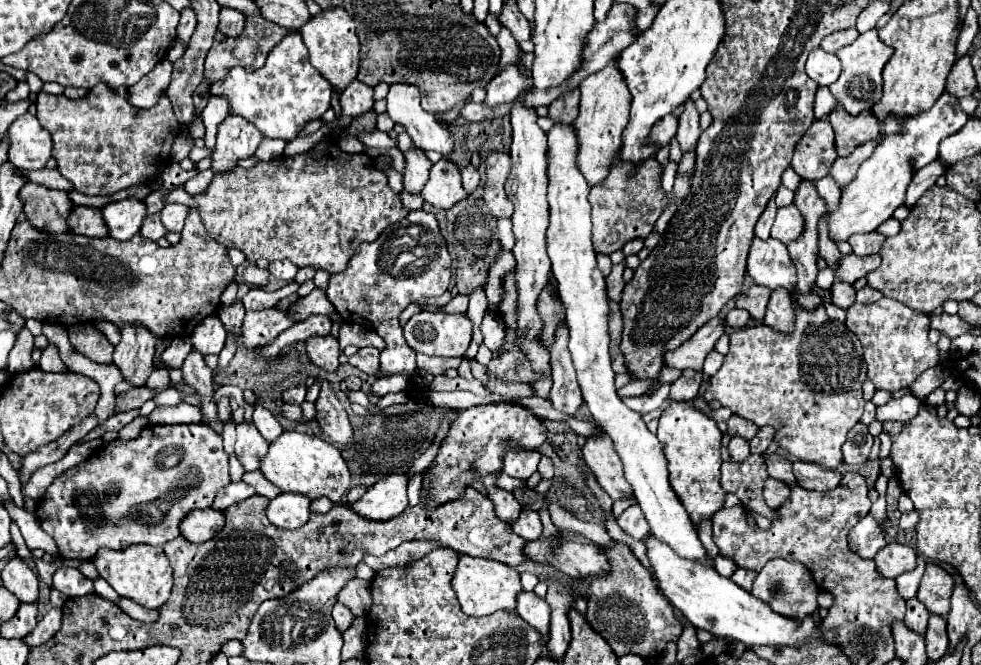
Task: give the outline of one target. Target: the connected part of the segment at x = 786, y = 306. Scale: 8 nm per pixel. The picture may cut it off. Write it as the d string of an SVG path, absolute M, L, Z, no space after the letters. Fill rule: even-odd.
M774 290L768 302L764 324L770 326L774 332L790 334L794 332L794 320L796 320L796 314L790 302L790 294L786 294L786 290Z

